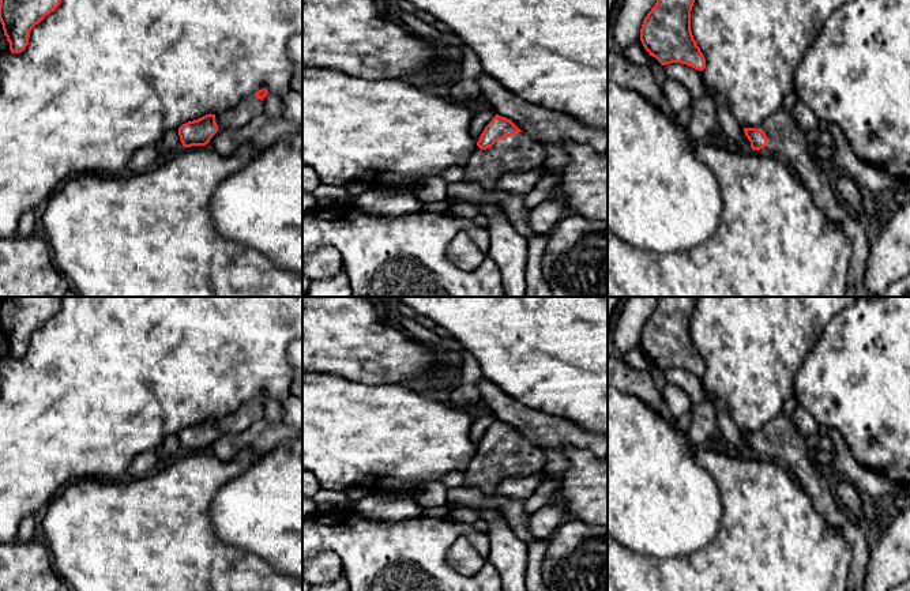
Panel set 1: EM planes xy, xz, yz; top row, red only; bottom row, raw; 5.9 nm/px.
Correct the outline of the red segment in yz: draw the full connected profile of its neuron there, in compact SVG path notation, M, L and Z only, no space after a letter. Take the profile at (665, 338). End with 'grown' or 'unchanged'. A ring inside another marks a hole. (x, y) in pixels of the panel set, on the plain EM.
M658 297L655 310L647 319L640 334L640 346L650 361L662 370L687 369L695 374L706 373L706 364L691 336L691 316L697 297Z | unchanged

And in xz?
M496 419L481 438L465 471L463 486L478 488L490 496L500 482L544 471L544 451L522 437L511 425Z | grown

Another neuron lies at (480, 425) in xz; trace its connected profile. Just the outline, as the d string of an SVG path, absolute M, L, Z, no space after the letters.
M488 414L488 415L474 418L473 425L471 425L471 430L470 430L470 437L471 437L471 441L475 447L478 447L485 432L492 426L492 424L496 419L497 418L495 414Z

